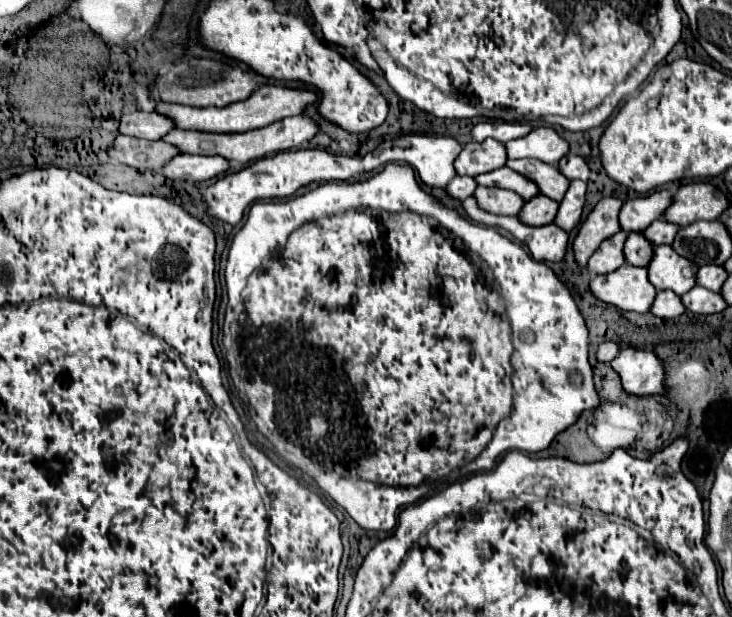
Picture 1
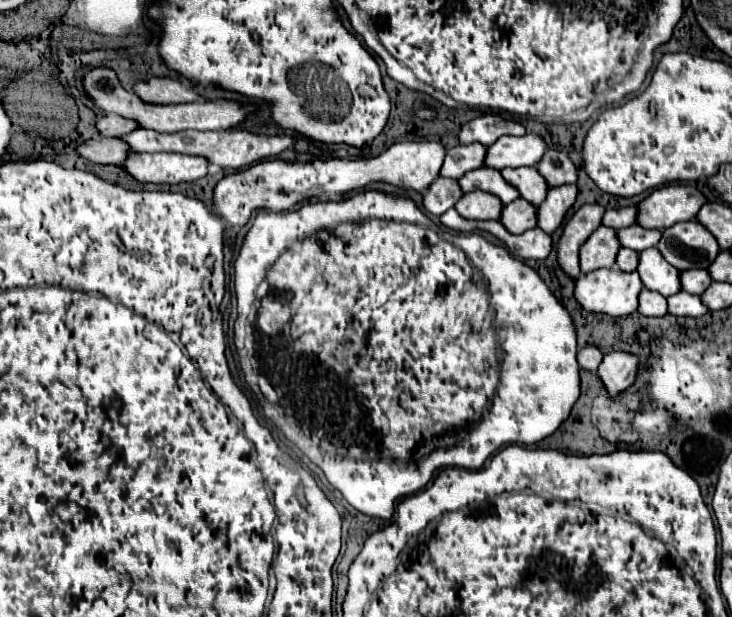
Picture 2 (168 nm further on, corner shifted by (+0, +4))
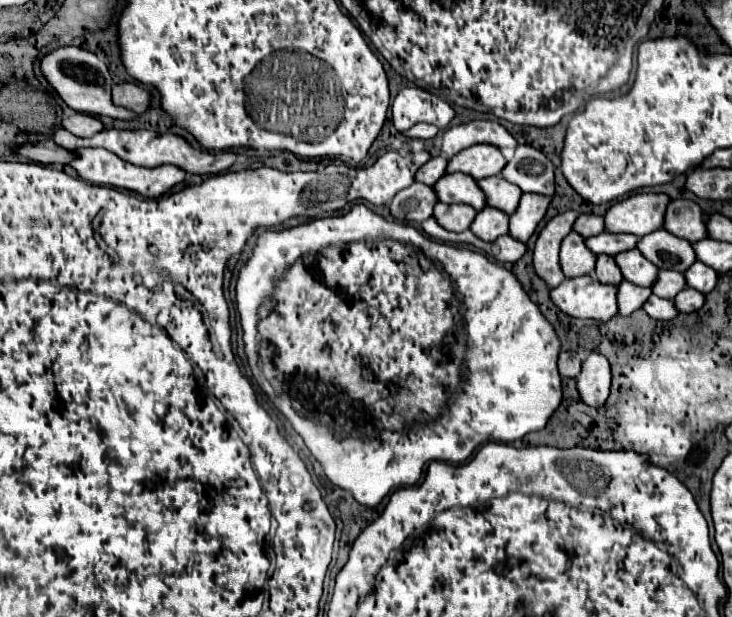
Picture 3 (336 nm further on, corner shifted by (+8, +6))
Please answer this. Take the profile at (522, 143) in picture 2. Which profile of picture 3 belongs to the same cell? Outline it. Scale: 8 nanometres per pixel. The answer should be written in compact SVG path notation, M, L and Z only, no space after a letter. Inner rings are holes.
M475 144L469 146L469 150L461 150L461 154L449 158L445 170L447 174L463 172L473 180L481 180L487 176L497 176L505 164L507 160L503 158L501 150L487 144Z

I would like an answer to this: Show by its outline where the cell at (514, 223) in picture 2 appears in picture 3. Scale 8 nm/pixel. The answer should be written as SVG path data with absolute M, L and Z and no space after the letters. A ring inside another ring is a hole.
M487 206L475 216L471 228L473 228L473 234L477 234L477 238L493 242L499 236L509 232L509 216L503 214L501 210L493 210Z

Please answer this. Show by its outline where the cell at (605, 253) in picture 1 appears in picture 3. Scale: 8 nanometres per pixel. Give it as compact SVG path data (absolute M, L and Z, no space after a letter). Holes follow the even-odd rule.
M571 232L563 238L559 262L561 262L561 270L567 278L593 274L595 260L597 260L597 256L593 256L593 252L585 246L585 238L581 238L577 232Z

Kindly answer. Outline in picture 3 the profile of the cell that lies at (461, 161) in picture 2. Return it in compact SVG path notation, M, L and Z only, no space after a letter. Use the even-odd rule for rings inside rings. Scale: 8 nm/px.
M443 156L431 158L425 166L421 166L421 168L417 170L415 180L417 180L417 182L423 182L423 184L427 184L427 186L433 186L433 184L445 174L445 164L447 164L447 160L445 160Z

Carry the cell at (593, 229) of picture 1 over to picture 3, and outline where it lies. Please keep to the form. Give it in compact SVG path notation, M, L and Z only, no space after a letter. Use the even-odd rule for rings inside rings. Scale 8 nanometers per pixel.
M573 210L561 212L553 216L537 236L533 248L533 268L549 288L557 288L565 280L559 266L559 244L571 232L575 218L577 212Z

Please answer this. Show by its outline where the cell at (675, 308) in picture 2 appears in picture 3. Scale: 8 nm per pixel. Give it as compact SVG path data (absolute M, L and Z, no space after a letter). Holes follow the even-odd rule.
M651 296L645 302L643 310L655 320L671 320L671 318L675 318L679 314L671 300L665 300L665 298L659 298L659 296Z

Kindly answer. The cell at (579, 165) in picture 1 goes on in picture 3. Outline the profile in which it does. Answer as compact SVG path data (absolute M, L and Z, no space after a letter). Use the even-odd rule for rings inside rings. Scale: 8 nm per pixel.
M517 146L513 156L501 170L501 176L507 182L519 186L521 192L533 192L543 196L553 196L555 192L551 160L531 146Z

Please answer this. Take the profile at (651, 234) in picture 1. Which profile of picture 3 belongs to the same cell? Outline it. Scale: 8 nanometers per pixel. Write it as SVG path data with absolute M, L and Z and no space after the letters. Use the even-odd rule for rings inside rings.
M601 232L593 238L585 240L585 246L589 246L589 250L593 250L593 254L609 254L615 256L619 252L631 250L635 248L637 238L633 238L633 234L609 234L609 232Z

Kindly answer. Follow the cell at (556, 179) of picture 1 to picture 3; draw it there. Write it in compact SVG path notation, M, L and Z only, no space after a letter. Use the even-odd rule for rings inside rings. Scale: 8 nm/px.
M501 176L483 178L481 182L477 182L477 186L481 186L481 190L487 198L487 206L505 210L505 214L513 214L513 210L517 210L519 198L523 194L521 190L517 190L515 184L503 180Z

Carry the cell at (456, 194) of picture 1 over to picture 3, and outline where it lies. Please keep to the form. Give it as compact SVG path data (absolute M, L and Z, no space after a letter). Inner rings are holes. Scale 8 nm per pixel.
M415 182L413 186L395 194L389 212L395 220L407 224L421 224L433 214L433 206L437 204L437 196L431 186Z

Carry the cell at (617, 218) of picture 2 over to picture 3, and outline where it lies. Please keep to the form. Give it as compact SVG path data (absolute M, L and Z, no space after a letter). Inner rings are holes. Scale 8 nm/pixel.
M579 214L575 220L575 226L573 226L573 232L581 234L583 238L601 234L603 230L605 230L603 216L595 216L595 214Z

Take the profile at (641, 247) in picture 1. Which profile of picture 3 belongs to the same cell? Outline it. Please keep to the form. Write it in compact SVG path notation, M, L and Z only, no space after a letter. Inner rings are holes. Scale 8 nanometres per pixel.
M597 256L597 264L595 264L595 276L599 282L607 282L607 284L613 284L617 286L617 282L623 280L621 276L621 270L617 268L617 264L613 262L611 256Z

